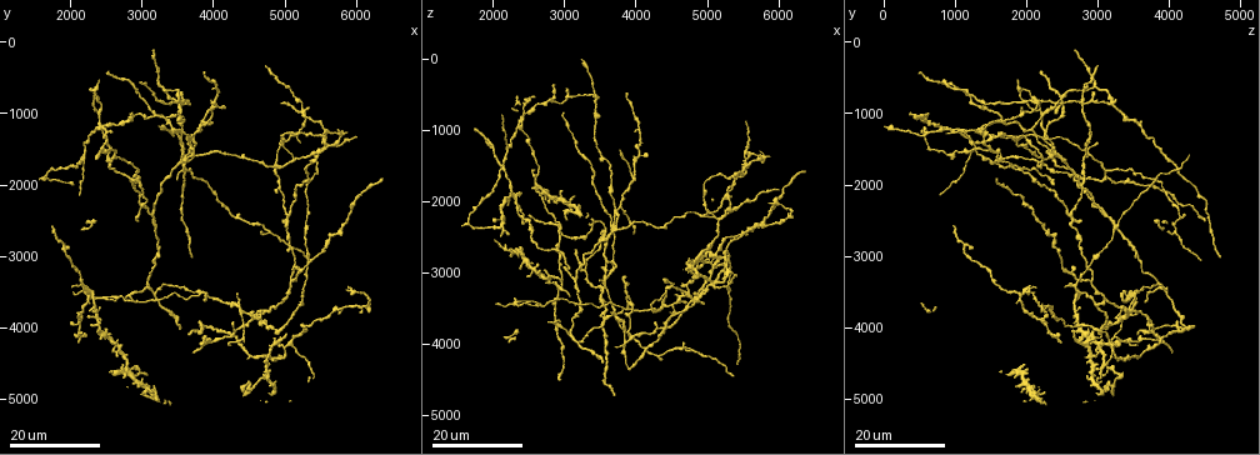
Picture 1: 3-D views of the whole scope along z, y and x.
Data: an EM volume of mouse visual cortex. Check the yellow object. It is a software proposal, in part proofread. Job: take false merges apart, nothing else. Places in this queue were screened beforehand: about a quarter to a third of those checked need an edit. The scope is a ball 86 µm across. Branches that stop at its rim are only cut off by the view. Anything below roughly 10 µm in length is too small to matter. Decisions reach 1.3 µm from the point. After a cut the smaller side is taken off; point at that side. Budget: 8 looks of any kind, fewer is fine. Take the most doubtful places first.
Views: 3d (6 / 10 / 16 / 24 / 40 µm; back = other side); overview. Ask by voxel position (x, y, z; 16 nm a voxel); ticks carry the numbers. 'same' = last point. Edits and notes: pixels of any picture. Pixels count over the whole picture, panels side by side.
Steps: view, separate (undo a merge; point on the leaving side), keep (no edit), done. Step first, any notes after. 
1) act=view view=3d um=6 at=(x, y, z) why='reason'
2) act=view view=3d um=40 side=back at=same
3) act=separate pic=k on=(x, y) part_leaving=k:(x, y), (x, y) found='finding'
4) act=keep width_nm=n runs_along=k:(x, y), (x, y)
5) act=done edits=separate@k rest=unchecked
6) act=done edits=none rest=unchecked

act=view view=3d um=24 at=(5750, 1300, 1400) why='four-way junction'

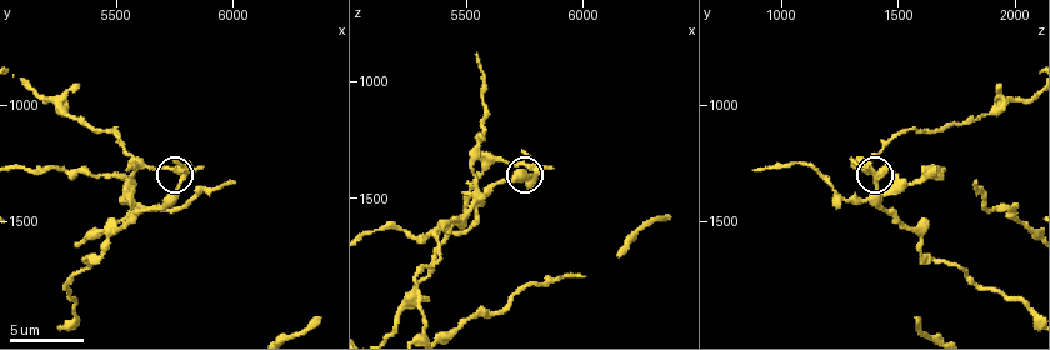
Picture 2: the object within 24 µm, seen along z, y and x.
act=view view=3d um=6 at=(5780, 1320, 1420) why='zoom in'

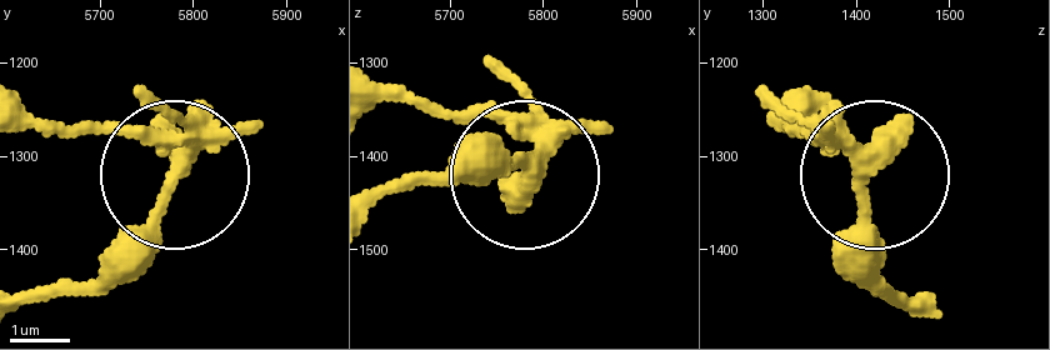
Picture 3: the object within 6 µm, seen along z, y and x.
act=separate pic=3 on=(105, 130) arms=4 part_leaving=3:(186, 141), (28, 121) found='two cells meet here'

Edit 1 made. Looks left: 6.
act=view view=overview why='redraw'

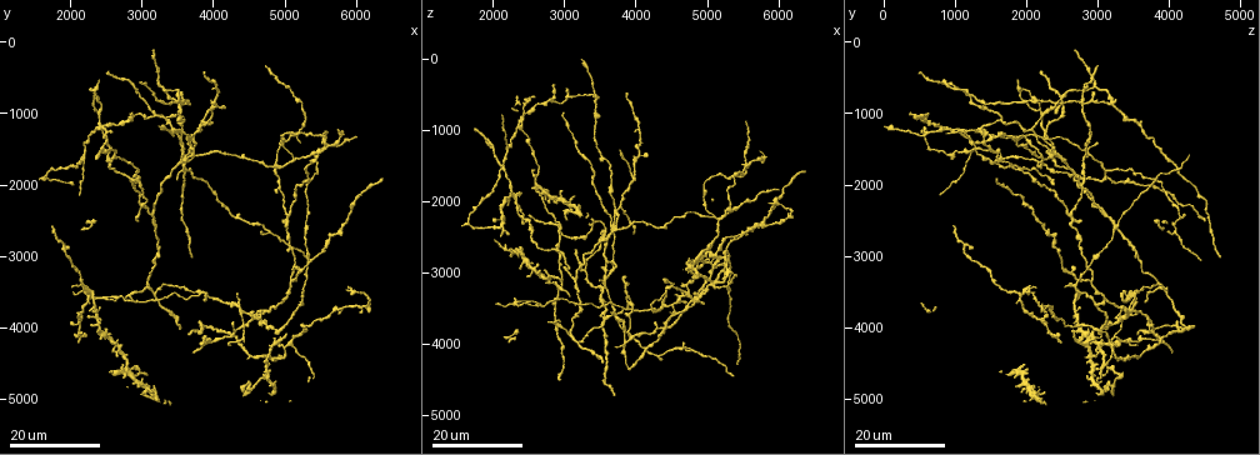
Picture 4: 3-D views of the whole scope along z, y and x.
act=view view=3d um=24 at=(3850, 3500, 3500) why='thin arm on a thick one'

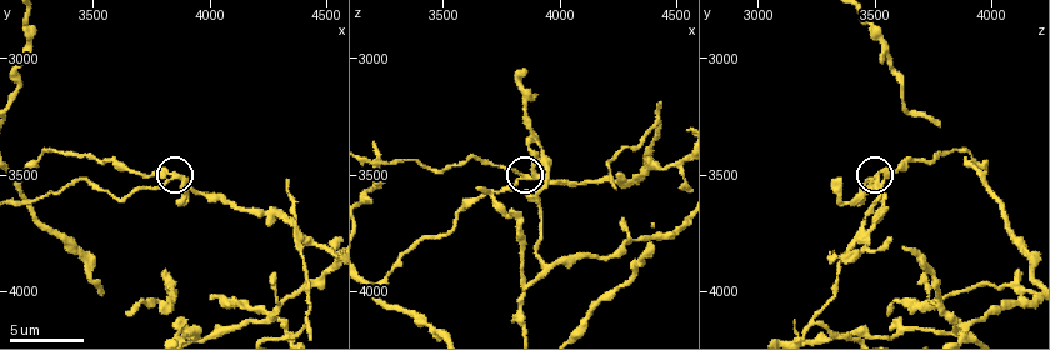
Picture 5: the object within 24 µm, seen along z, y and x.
act=view view=3d um=10 at=(3840, 3520, 3500)

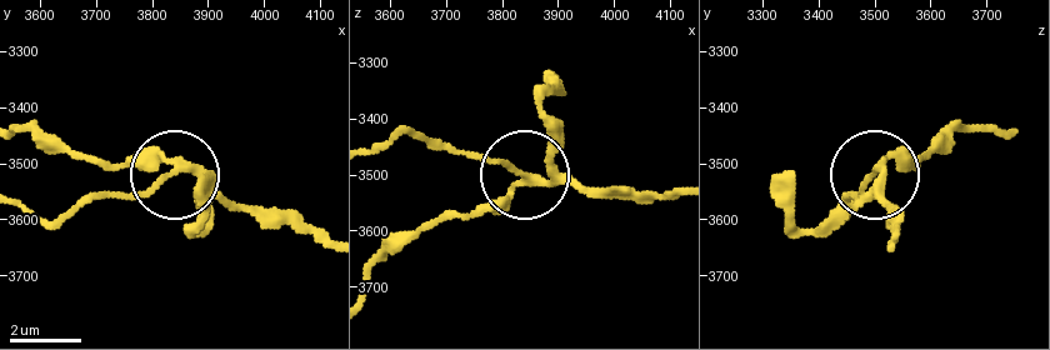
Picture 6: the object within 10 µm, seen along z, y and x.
act=view view=3d um=10 side=back at=(3830, 3515, 3495) why='from behind'

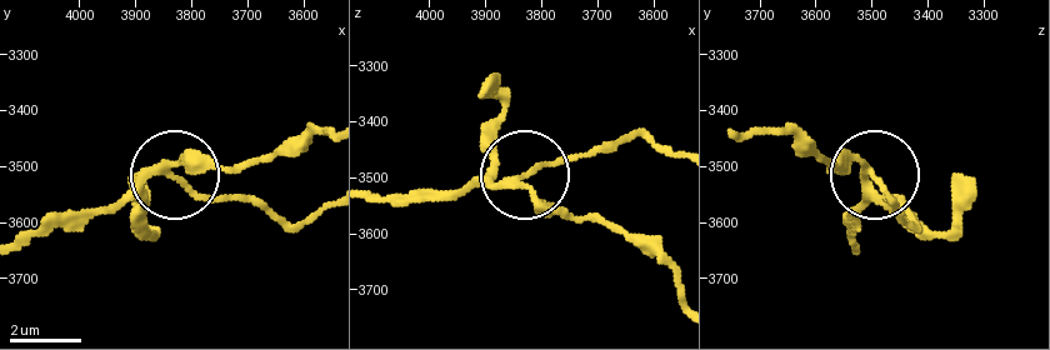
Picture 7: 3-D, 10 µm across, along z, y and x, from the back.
act=separate pic=7 on=(199, 200) width_nm=170 part_leaving=7:(160, 170), (201, 194), (238, 198), (291, 221), (326, 209) found='two cells meet here'

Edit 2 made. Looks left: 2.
act=view view=3d um=10 at=(4390, 3790, 3460) why='three arms meet'

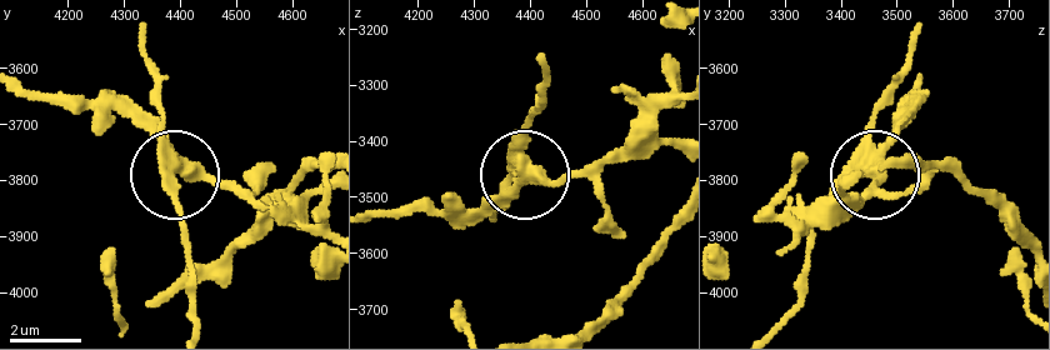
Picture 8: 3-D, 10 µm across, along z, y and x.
act=separate pic=8 on=(159, 109) side_arm_um=14 part_leaving=8:(175, 160), (193, 321) found='a second cell is stuck on'

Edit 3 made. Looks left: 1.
act=done edits=separate@3,separate@7,separate@8 rest=unchecked

